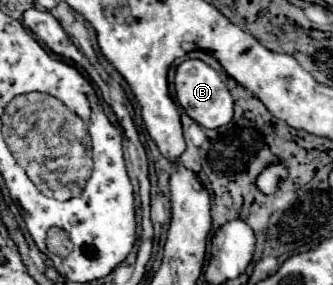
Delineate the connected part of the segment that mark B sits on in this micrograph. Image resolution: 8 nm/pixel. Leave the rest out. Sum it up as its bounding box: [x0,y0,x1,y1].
[174,60,234,128]

